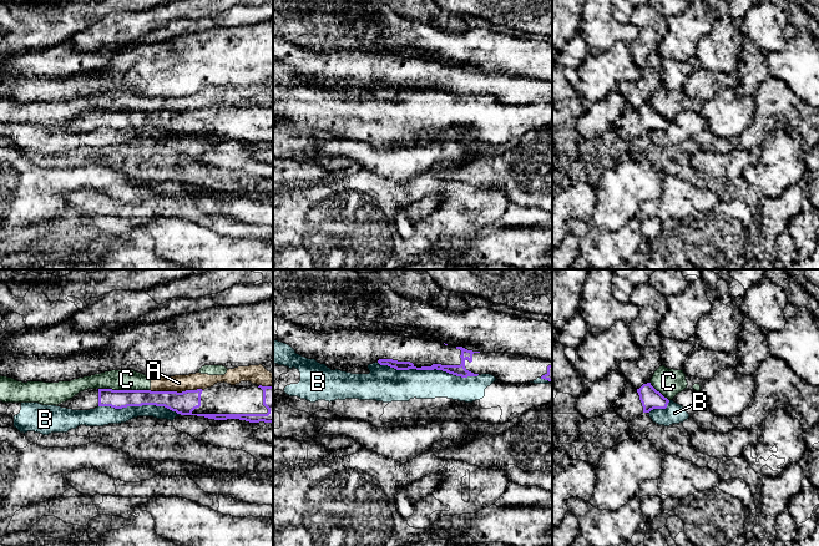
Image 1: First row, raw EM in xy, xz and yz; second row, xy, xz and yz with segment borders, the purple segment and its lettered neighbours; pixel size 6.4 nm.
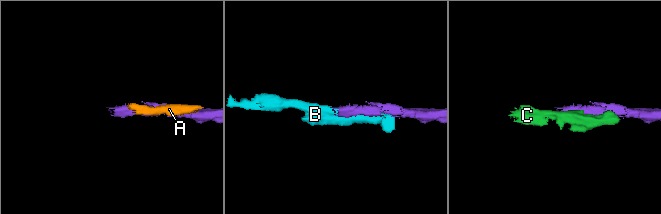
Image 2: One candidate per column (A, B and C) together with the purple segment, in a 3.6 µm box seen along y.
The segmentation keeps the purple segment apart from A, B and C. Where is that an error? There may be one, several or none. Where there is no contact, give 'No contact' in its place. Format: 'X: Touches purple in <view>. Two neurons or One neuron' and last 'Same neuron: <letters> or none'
A: Touches purple in xy. Two neurons
B: Touches purple in xz. Two neurons
C: Touches purple in xy. Two neurons
Same neuron: none

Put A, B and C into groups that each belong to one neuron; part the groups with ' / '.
A C / B

